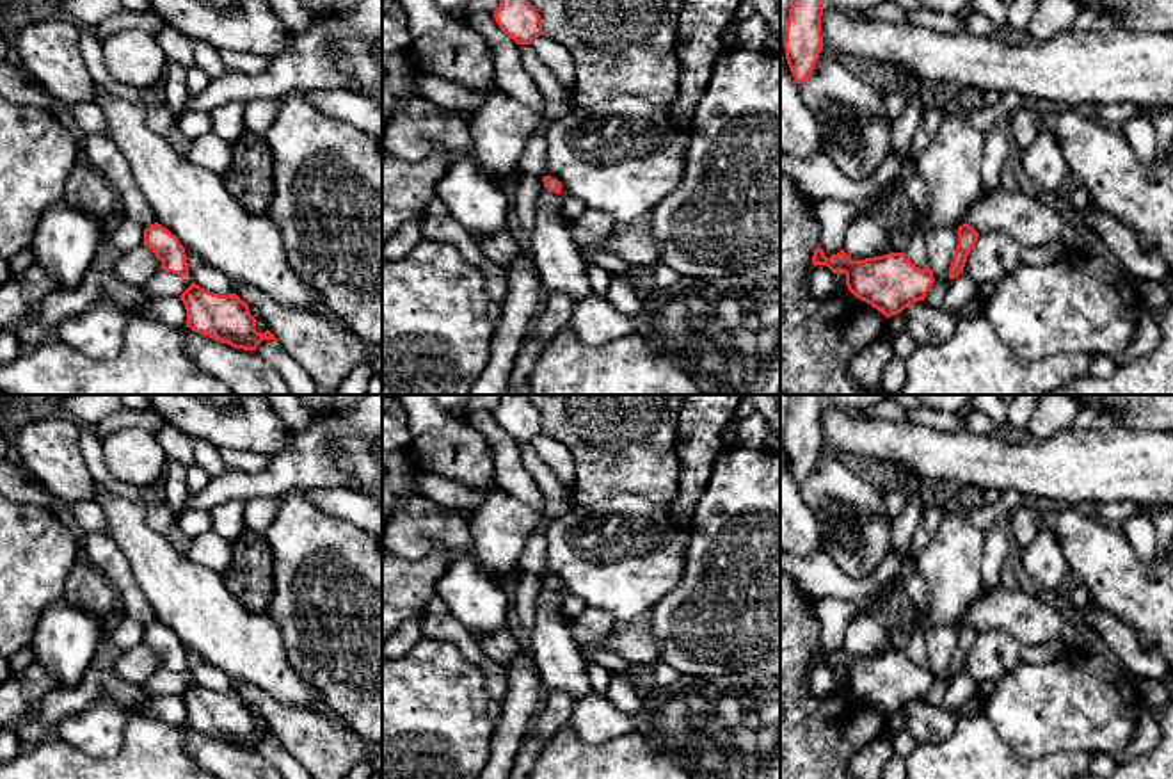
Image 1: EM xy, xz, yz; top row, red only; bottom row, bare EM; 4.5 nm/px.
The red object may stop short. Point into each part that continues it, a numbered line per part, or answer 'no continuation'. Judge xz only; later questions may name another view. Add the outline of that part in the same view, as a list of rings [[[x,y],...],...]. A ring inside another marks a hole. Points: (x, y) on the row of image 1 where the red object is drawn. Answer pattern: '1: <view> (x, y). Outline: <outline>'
no continuation

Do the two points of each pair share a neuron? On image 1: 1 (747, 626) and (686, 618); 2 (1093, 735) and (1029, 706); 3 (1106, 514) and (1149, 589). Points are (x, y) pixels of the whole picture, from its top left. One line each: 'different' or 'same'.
1: same
2: same
3: different

